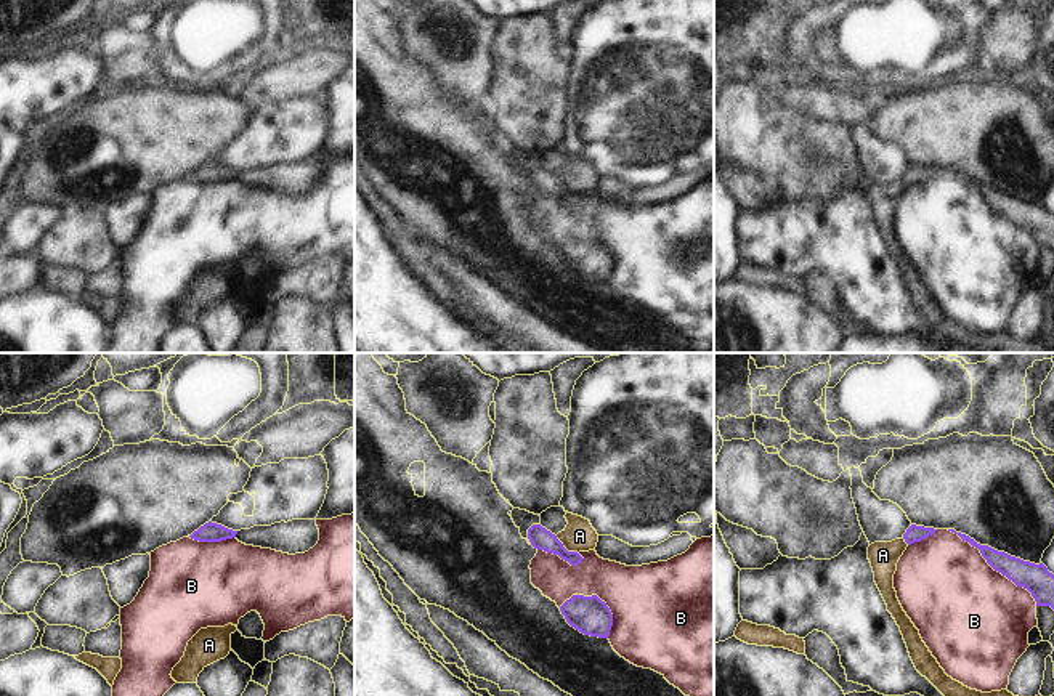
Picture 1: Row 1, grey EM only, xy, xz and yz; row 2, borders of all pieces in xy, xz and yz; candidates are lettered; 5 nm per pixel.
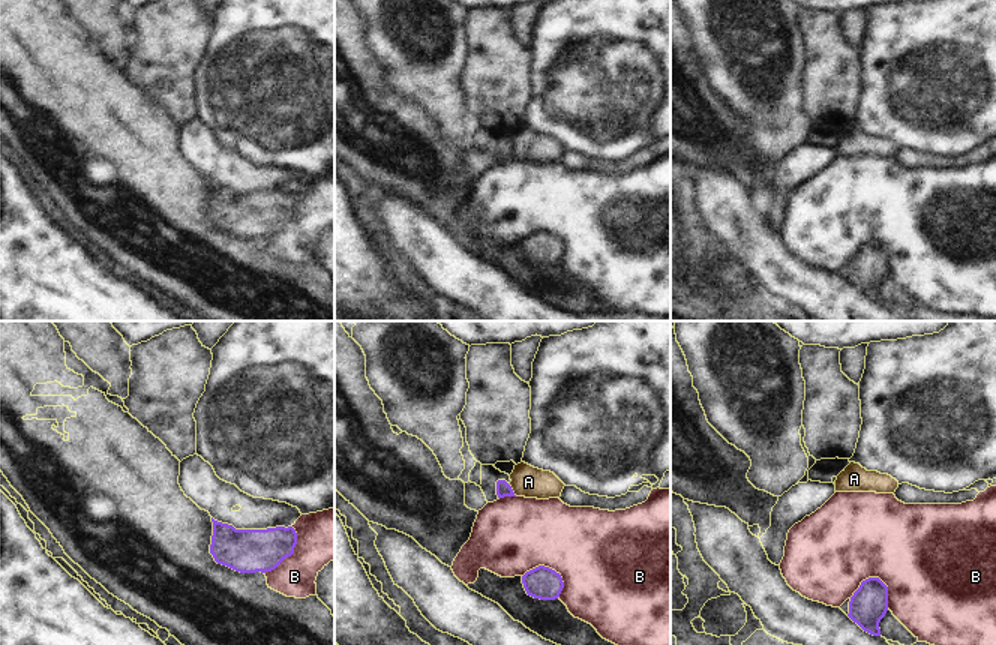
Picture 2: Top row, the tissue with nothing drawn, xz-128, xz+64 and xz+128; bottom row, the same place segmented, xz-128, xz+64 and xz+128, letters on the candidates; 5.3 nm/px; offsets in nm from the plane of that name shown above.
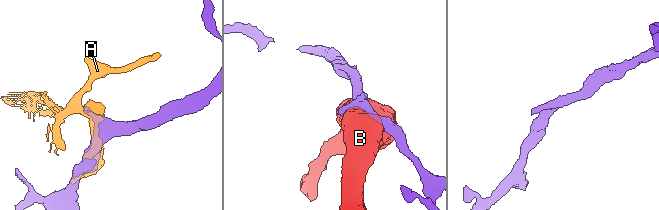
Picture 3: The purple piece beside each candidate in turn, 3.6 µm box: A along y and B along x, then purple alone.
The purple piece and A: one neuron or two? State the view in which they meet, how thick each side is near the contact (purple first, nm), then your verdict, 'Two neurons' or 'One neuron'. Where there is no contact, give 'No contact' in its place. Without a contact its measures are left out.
Touches purple in xz. Thickness 110 nm (purple) against 160 nm. Two neurons

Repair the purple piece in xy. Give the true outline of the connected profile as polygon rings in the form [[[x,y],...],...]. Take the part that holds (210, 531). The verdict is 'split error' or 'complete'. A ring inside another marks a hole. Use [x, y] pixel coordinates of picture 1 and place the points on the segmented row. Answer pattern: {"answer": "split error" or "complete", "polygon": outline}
{"answer": "complete", "polygon": [[[209,521],[204,526],[201,526],[197,531],[194,531],[189,537],[199,542],[221,542],[236,537],[236,534],[237,531]]]}

